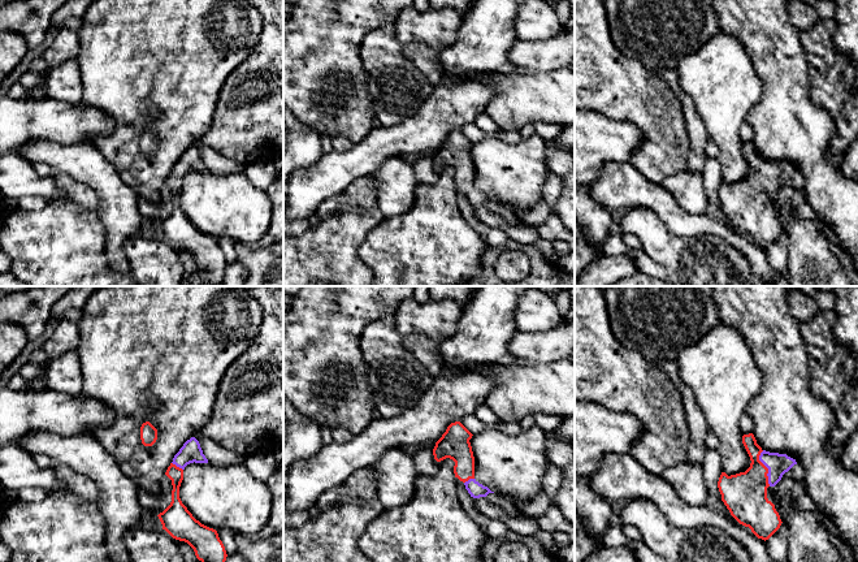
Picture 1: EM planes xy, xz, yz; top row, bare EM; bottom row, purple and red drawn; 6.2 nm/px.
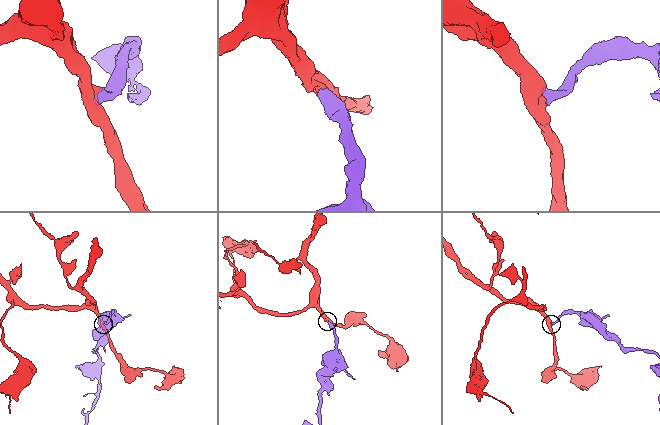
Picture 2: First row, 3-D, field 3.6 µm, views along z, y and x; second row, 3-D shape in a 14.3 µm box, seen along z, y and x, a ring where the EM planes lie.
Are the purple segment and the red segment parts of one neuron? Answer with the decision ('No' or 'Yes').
Yes

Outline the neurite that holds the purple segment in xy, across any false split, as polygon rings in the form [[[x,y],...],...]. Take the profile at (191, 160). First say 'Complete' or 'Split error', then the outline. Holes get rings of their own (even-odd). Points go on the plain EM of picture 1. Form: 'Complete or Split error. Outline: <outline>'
Split error. Outline: [[[191,146],[174,164],[165,181],[173,194],[172,211],[157,225],[162,238],[194,258],[196,267],[204,273],[207,286],[221,286],[228,263],[217,239],[196,229],[179,207],[183,178],[194,170],[208,172],[208,168],[203,163],[199,150]]]

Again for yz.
Split error. Outline: [[[753,142],[744,143],[742,152],[751,169],[750,176],[731,185],[722,181],[718,196],[731,224],[766,250],[783,232],[767,207],[767,196],[775,195],[797,170],[786,163],[763,159]]]

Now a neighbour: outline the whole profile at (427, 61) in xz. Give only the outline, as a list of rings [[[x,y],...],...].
[[[411,43],[403,48],[404,57],[433,85],[442,85],[443,70],[438,53],[424,43]]]

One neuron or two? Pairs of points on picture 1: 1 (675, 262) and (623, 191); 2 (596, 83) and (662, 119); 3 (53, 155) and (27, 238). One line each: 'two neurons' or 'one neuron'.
1: two neurons
2: one neuron
3: two neurons

